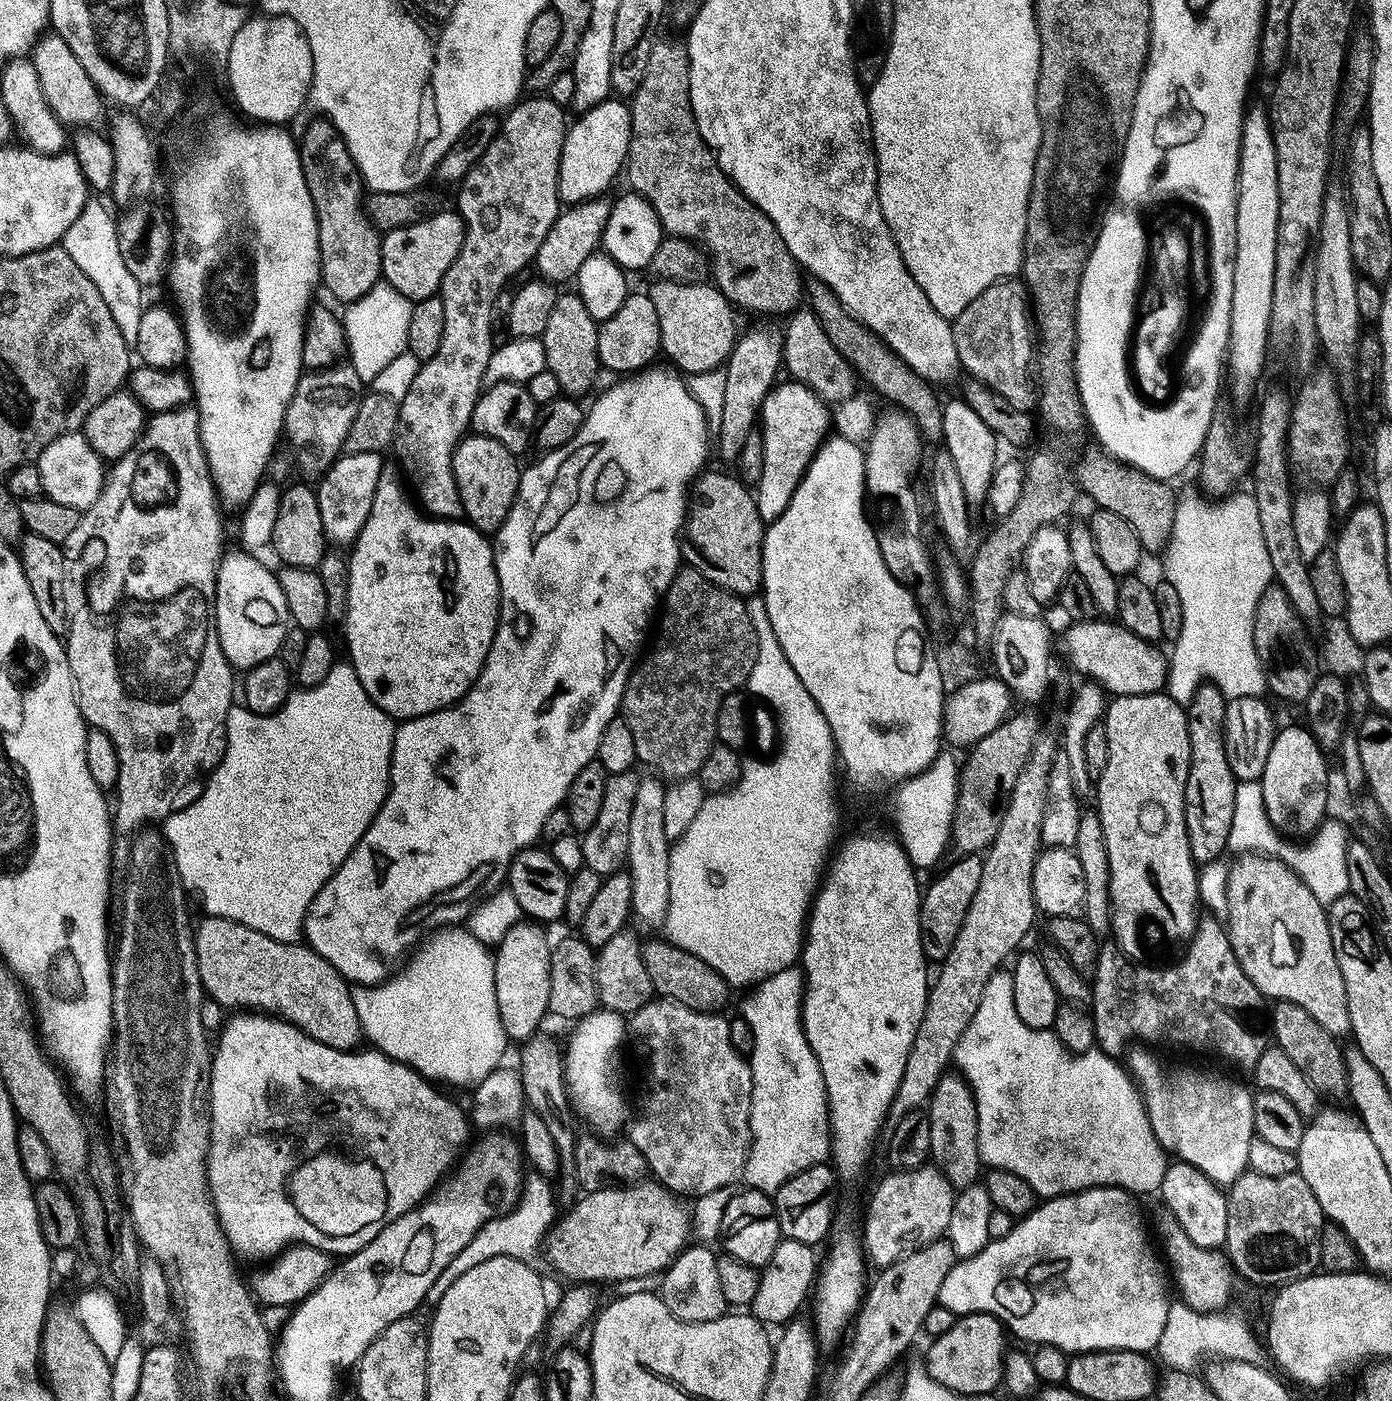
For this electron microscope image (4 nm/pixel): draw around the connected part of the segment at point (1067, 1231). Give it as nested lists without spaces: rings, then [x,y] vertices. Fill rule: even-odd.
[[[1094,1187],[1086,1191],[1069,1192],[1066,1195],[1054,1196],[1045,1199],[1040,1205],[1032,1209],[1025,1217],[1021,1217],[1006,1234],[1005,1238],[991,1239],[987,1246],[968,1259],[959,1259],[946,1274],[939,1291],[937,1305],[957,1317],[968,1316],[970,1313],[989,1313],[999,1318],[1005,1329],[1026,1341],[1034,1342],[1033,1345],[1048,1345],[1058,1347],[1061,1351],[1076,1355],[1084,1352],[1102,1352],[1106,1349],[1116,1351],[1142,1352],[1145,1354],[1155,1351],[1155,1348],[1164,1330],[1166,1314],[1169,1310],[1170,1296],[1166,1292],[1160,1258],[1148,1244],[1146,1232],[1134,1206],[1133,1195],[1124,1188]]]

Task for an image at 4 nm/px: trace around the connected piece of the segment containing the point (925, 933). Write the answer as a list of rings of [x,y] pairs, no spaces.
[[[961,855],[954,861],[932,885],[923,889],[920,898],[920,937],[922,950],[929,961],[939,962],[950,954],[950,946],[954,946],[954,938],[958,938],[958,930],[962,930],[962,922],[966,918],[966,910],[970,910],[970,902],[974,902],[974,894],[978,890],[978,882],[982,879],[983,859],[979,855]]]

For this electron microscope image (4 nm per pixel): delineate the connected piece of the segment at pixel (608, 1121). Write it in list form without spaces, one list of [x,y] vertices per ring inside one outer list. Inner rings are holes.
[[[597,1010],[575,1021],[572,1037],[566,1040],[564,1078],[568,1082],[568,1098],[577,1117],[589,1124],[593,1133],[608,1138],[625,1127],[626,1108],[620,1093],[620,1047],[626,1036],[625,1017],[616,1012]]]

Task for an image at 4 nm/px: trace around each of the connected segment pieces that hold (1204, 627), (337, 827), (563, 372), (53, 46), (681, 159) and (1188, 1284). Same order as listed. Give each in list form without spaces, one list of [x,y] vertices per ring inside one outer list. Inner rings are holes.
[[[1247,491],[1239,492],[1215,502],[1203,495],[1181,495],[1176,501],[1172,531],[1168,533],[1168,543],[1162,553],[1162,576],[1171,582],[1174,590],[1178,590],[1178,598],[1182,598],[1182,630],[1174,642],[1173,648],[1176,649],[1170,652],[1166,685],[1166,695],[1181,706],[1187,706],[1198,686],[1205,682],[1218,686],[1218,690],[1228,700],[1243,696],[1263,697],[1268,686],[1265,665],[1261,664],[1254,646],[1252,627],[1258,598],[1262,598],[1274,577],[1270,555],[1267,554],[1266,543],[1262,538],[1255,498]]]
[[[341,663],[338,668],[338,676],[339,672],[340,704],[327,704],[324,701],[328,696],[330,684],[328,680],[323,680],[313,688],[297,687],[289,692],[287,700],[277,712],[254,714],[249,708],[233,706],[228,711],[228,739],[224,741],[224,753],[218,766],[204,780],[202,794],[190,806],[172,812],[171,815],[165,817],[164,825],[162,825],[164,838],[175,858],[175,864],[178,866],[180,880],[189,893],[194,892],[200,898],[205,908],[203,911],[207,915],[224,917],[254,928],[261,934],[277,939],[278,942],[301,943],[304,934],[304,919],[308,916],[314,898],[324,889],[325,882],[340,869],[352,847],[360,841],[362,834],[378,814],[378,810],[388,793],[388,775],[390,774],[397,721],[386,715],[369,698],[351,663]],[[319,724],[337,724],[341,729],[336,728],[333,732],[328,728],[316,729]]]
[[[575,291],[557,295],[554,311],[550,313],[550,322],[546,322],[546,330],[542,337],[546,354],[545,369],[554,378],[558,378],[561,393],[569,398],[584,398],[588,391],[596,388],[596,375],[601,370],[598,358],[598,321],[590,316],[586,303]]]
[[[55,34],[43,35],[32,50],[30,61],[35,66],[45,98],[59,121],[72,128],[96,125],[94,123],[102,114],[103,97],[64,39]]]
[[[657,39],[650,50],[645,77],[630,97],[632,137],[626,161],[627,187],[650,202],[660,219],[661,229],[669,237],[691,240],[707,253],[715,287],[737,309],[791,313],[802,300],[802,269],[790,254],[786,242],[782,242],[776,223],[758,205],[750,202],[750,198],[746,198],[720,168],[716,153],[708,147],[696,125],[690,106],[689,82],[687,47],[681,41],[679,44],[676,40]]]
[[[1165,1218],[1161,1222],[1160,1236],[1164,1239],[1162,1256],[1166,1264],[1168,1259],[1168,1264],[1176,1275],[1176,1284],[1180,1287],[1179,1297],[1198,1312],[1209,1313],[1227,1309],[1230,1304],[1228,1299],[1232,1296],[1232,1276],[1234,1277],[1229,1261],[1219,1251],[1194,1246],[1194,1242],[1186,1238],[1186,1234],[1174,1219]]]

